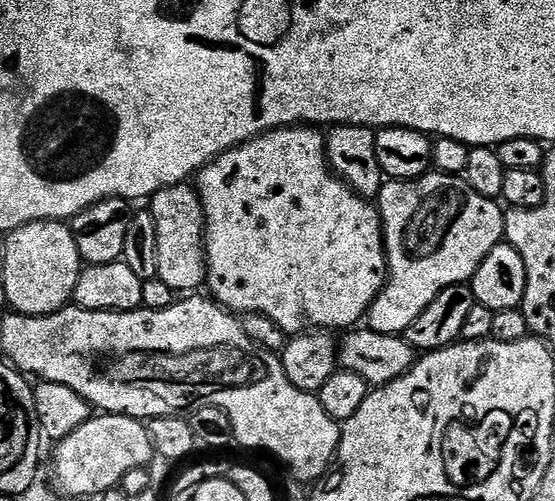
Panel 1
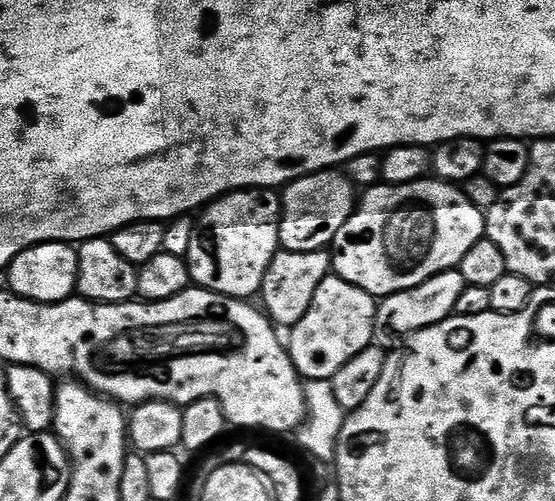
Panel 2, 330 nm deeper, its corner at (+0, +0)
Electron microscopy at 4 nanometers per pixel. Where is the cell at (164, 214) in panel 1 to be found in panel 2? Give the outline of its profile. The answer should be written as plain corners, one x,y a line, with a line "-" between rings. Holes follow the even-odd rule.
242,188
238,192
227,192
207,205
195,217
196,229
194,234
190,234
190,250
186,259
191,283
223,296
232,296
235,300
255,297
262,286
262,278
266,278
266,270
270,270
270,262
274,262
277,252
281,251
281,199
281,193
270,188

